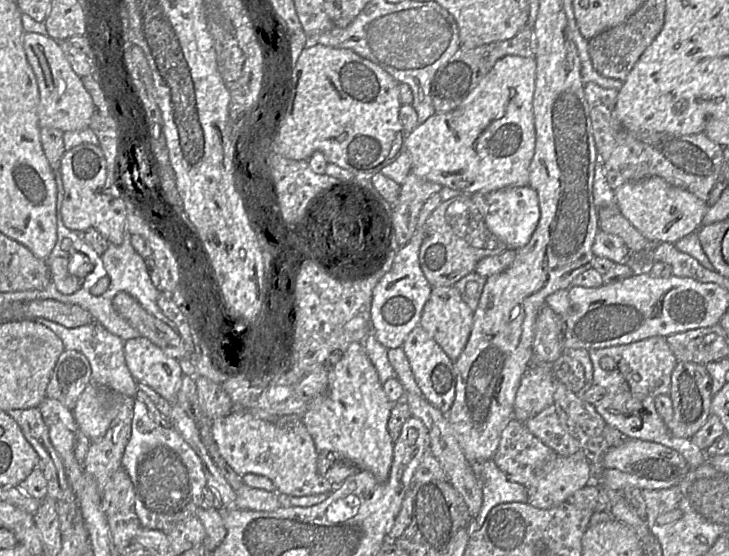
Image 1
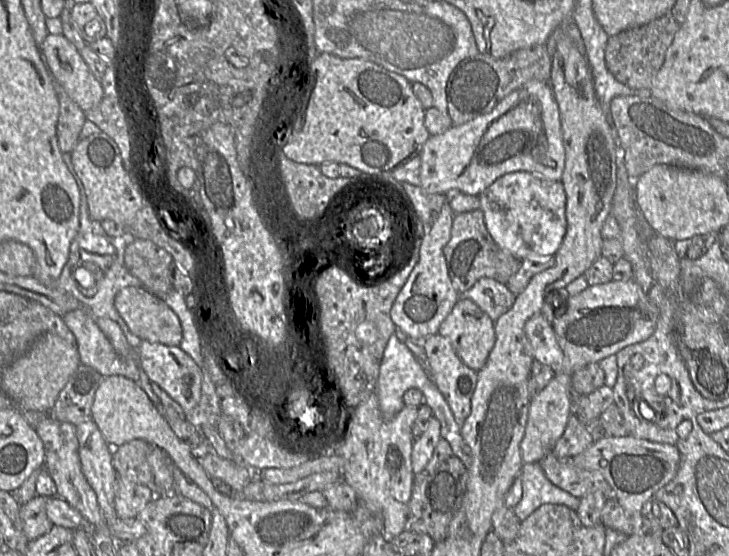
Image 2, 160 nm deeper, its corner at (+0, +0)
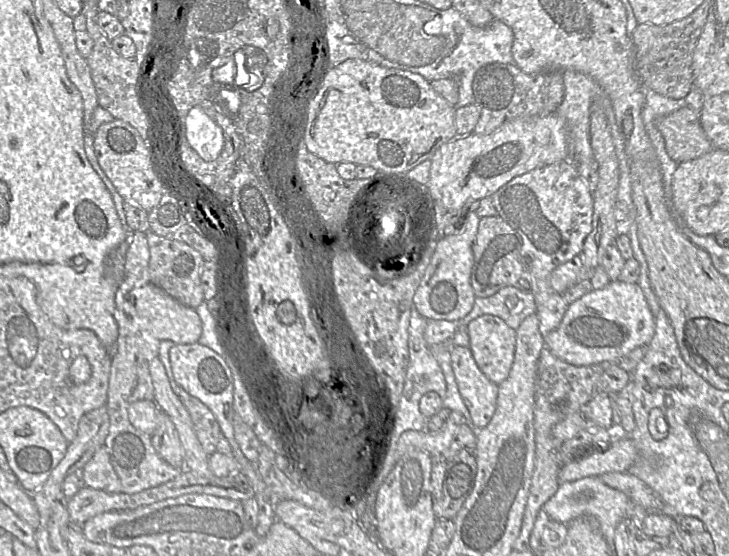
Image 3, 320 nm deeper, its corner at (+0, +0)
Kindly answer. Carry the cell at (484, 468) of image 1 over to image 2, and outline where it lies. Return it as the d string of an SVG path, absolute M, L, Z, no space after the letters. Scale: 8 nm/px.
M538 463L524 464L518 477L522 496L512 511L521 521L544 505L568 506L575 511L579 506L580 498L553 485Z

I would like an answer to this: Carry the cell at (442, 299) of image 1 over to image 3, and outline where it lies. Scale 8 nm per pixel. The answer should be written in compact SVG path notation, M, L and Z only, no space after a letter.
M482 315L465 327L469 349L483 374L496 385L502 383L511 370L516 345L516 330L501 318Z

